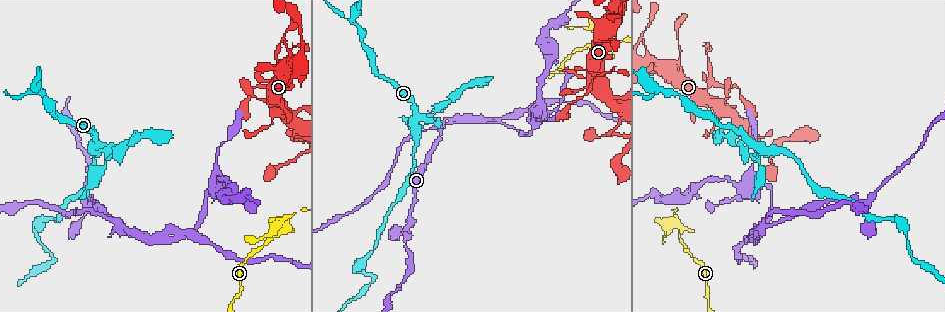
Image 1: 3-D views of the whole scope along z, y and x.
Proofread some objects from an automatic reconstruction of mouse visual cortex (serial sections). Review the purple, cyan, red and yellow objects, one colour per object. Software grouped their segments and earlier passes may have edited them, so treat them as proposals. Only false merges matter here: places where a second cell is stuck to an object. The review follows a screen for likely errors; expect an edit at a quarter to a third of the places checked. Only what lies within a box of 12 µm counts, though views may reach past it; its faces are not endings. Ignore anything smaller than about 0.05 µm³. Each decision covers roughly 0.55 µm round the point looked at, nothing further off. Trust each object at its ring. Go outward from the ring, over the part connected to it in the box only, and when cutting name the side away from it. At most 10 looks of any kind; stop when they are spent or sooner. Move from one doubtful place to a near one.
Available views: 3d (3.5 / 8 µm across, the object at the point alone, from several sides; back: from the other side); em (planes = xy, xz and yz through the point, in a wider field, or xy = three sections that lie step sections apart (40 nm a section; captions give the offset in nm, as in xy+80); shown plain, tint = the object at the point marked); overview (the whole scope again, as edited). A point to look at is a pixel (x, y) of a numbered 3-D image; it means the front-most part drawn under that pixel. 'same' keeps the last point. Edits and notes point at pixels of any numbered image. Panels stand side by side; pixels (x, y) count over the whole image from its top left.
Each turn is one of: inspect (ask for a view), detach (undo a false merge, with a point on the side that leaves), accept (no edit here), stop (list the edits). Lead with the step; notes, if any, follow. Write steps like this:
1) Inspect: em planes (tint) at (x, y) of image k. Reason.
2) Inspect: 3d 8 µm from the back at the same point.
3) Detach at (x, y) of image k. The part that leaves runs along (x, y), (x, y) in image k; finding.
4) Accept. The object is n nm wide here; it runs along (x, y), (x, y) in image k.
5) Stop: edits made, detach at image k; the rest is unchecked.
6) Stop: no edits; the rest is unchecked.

Inspect: 3d 3.5 µm at (718, 83) of image 1. Thin neck.

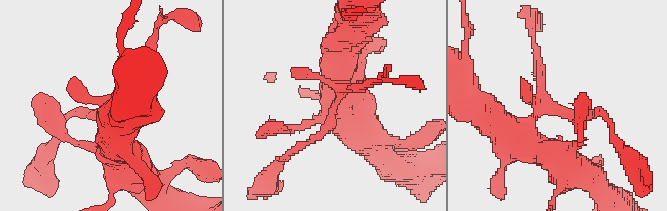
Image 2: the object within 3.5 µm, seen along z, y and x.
Inspect: em xy step 5 (tint) at (557, 107) of image 2. Now the EM.

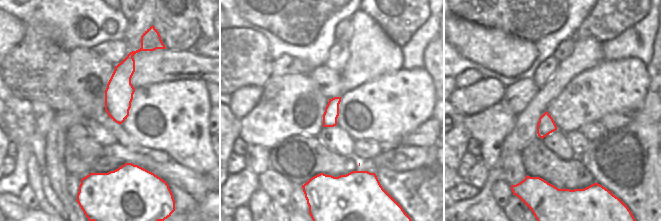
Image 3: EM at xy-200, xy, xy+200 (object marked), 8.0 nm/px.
Accept. Continuous, no second cell.

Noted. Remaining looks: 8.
Inspect: 3d 3.5 µm at (280, 222) of image 1. Thick turns thin.

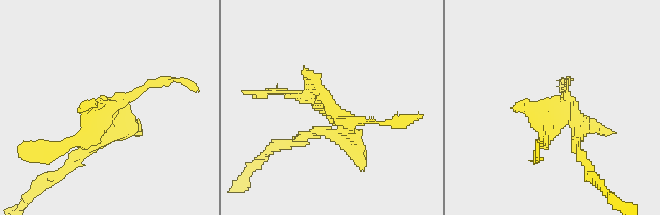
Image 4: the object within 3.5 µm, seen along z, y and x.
Inspect: em planes (plain) at (333, 119) of image 4.

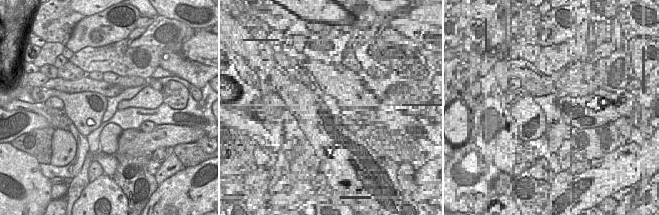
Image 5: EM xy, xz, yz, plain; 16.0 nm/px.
Inspect: em planes (tint) at the same point. Where the object lies.

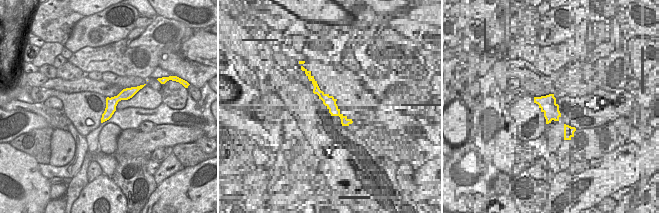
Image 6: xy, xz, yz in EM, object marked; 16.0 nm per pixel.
Detach at (547, 122) of image 4. A second cell is stuck on.

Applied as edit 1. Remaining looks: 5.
Inspect: 3d 3.5 µm at (87, 203) of image 1.

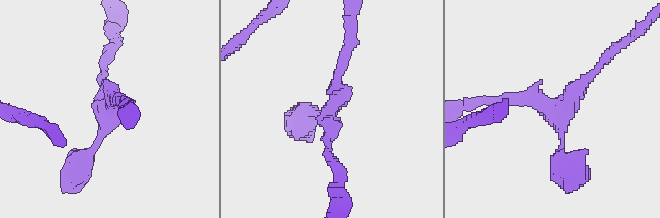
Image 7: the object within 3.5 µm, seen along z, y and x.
Inspect: em xy step 3 (tint) at (557, 104) of image 7. 3 arms meet here; the arms are 150, 150, 200 nm wide.

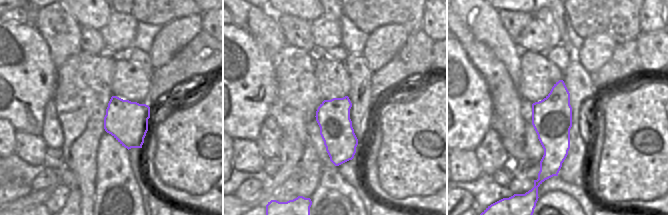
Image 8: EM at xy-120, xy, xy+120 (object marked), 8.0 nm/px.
Accept. It runs along (497, 99), (566, 106), (602, 63) in image 7; all the same cell.

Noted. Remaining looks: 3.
Inspect: 3d 3.5 µm at (442, 129) of image 1.

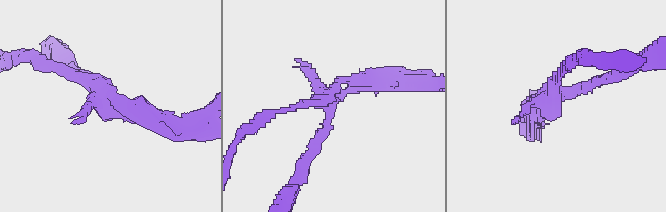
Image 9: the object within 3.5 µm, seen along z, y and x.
Inspect: em planes (tint) at (558, 95) of image 9. Shape alone is not enough.

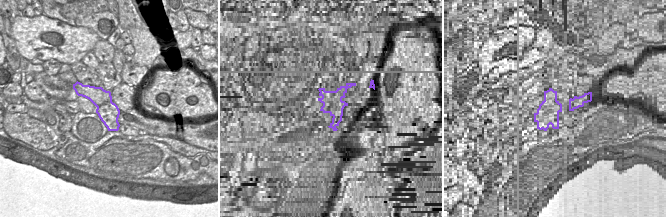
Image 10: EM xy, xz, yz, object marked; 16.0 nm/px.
Inspect: em xy step 3 (tint) at the same point.

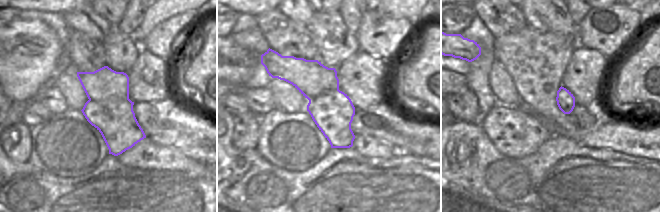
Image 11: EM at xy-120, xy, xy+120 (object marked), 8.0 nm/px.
Detach at (560, 70) of image 9. A second cell is stuck on.

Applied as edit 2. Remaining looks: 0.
Stop: edits made, detach at image 4, detach at image 9; the rest is unchecked.

